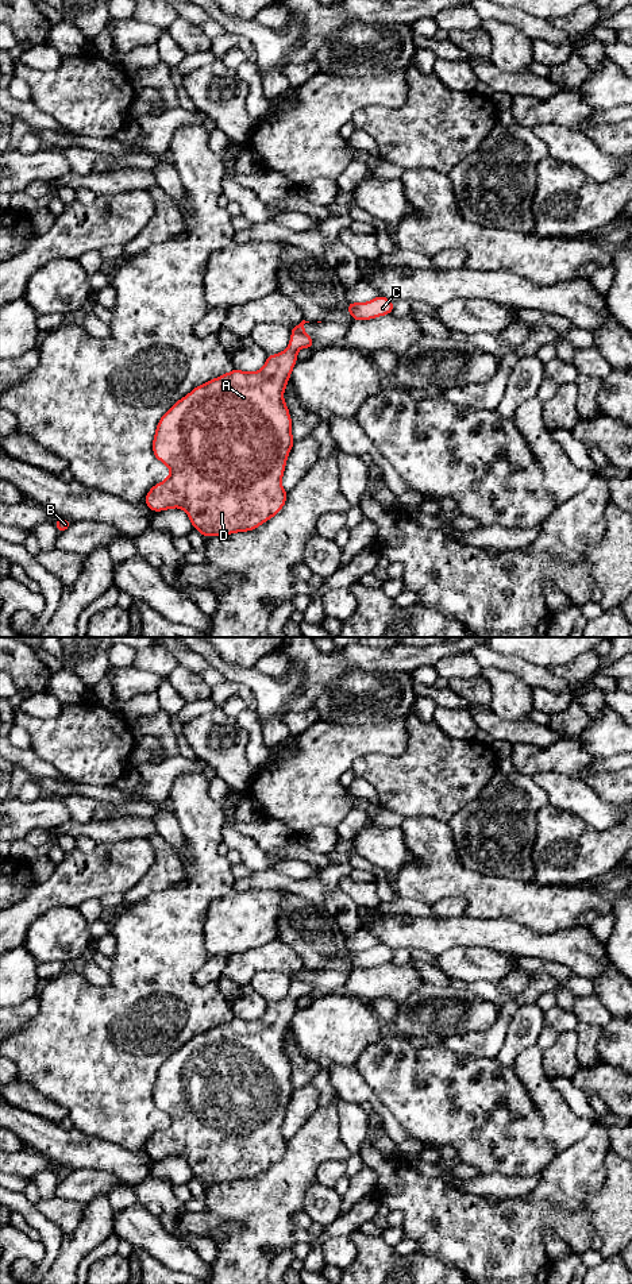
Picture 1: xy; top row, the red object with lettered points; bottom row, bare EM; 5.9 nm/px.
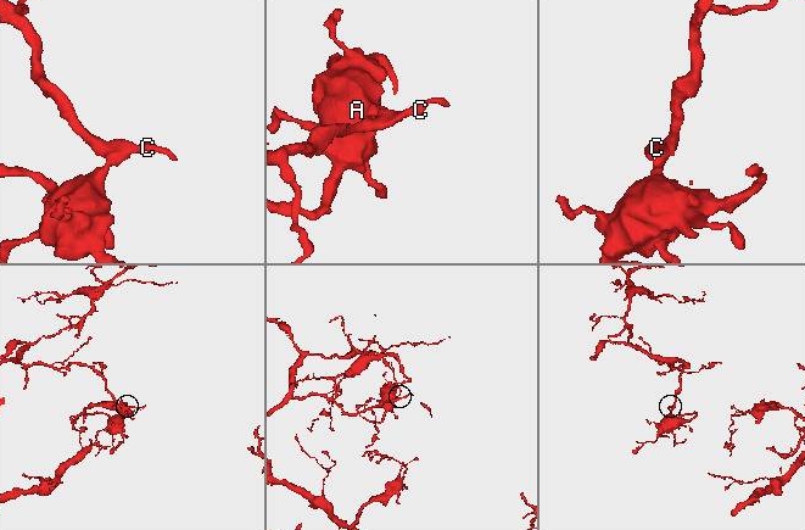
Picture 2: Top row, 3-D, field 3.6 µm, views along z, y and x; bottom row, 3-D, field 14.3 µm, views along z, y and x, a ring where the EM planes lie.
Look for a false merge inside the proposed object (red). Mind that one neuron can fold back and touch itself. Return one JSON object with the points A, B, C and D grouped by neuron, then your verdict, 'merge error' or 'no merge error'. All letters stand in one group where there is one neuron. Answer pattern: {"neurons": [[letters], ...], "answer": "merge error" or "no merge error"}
{"neurons": [["A", "B", "C", "D"]], "answer": "no merge error"}

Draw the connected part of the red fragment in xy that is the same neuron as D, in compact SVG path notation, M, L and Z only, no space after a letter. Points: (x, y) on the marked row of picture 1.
M302 320L290 328L289 347L267 355L265 366L253 373L231 370L199 385L177 401L161 419L153 442L154 456L170 469L170 475L144 497L153 512L181 508L192 527L204 537L254 531L285 505L281 485L286 458L293 447L292 419L284 390L297 360L297 351L312 348Z

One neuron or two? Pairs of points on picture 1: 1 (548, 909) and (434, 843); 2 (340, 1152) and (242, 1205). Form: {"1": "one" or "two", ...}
{"1": "one", "2": "one"}

